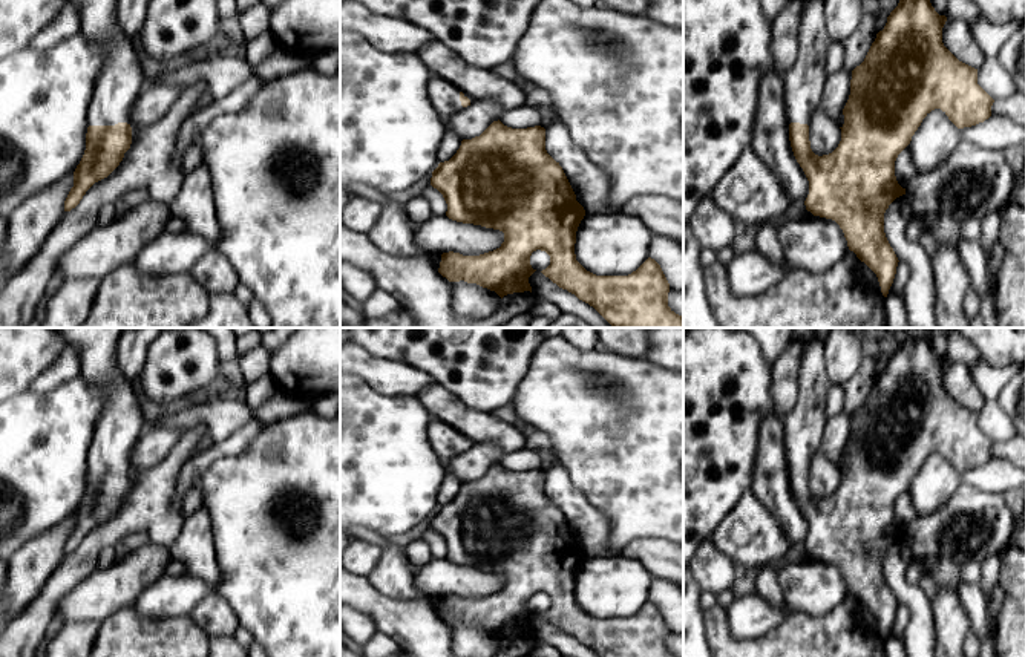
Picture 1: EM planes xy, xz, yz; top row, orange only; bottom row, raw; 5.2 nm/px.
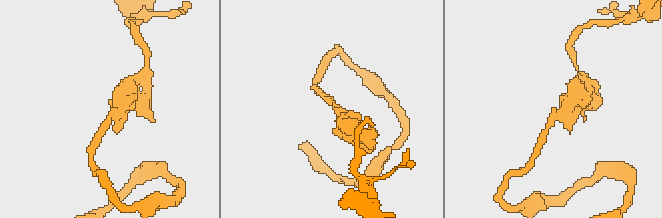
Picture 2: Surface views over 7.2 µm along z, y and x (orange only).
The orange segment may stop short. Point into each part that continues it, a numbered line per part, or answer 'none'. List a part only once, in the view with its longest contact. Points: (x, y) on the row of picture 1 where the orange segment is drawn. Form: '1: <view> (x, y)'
1: xy (120, 81)

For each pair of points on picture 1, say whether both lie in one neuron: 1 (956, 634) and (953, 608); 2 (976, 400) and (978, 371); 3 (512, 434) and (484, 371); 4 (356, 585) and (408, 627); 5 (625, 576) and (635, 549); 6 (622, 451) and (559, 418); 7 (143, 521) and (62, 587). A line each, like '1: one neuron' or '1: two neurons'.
1: one neuron
2: two neurons
3: two neurons
4: one neuron
5: two neurons
6: one neuron
7: one neuron

